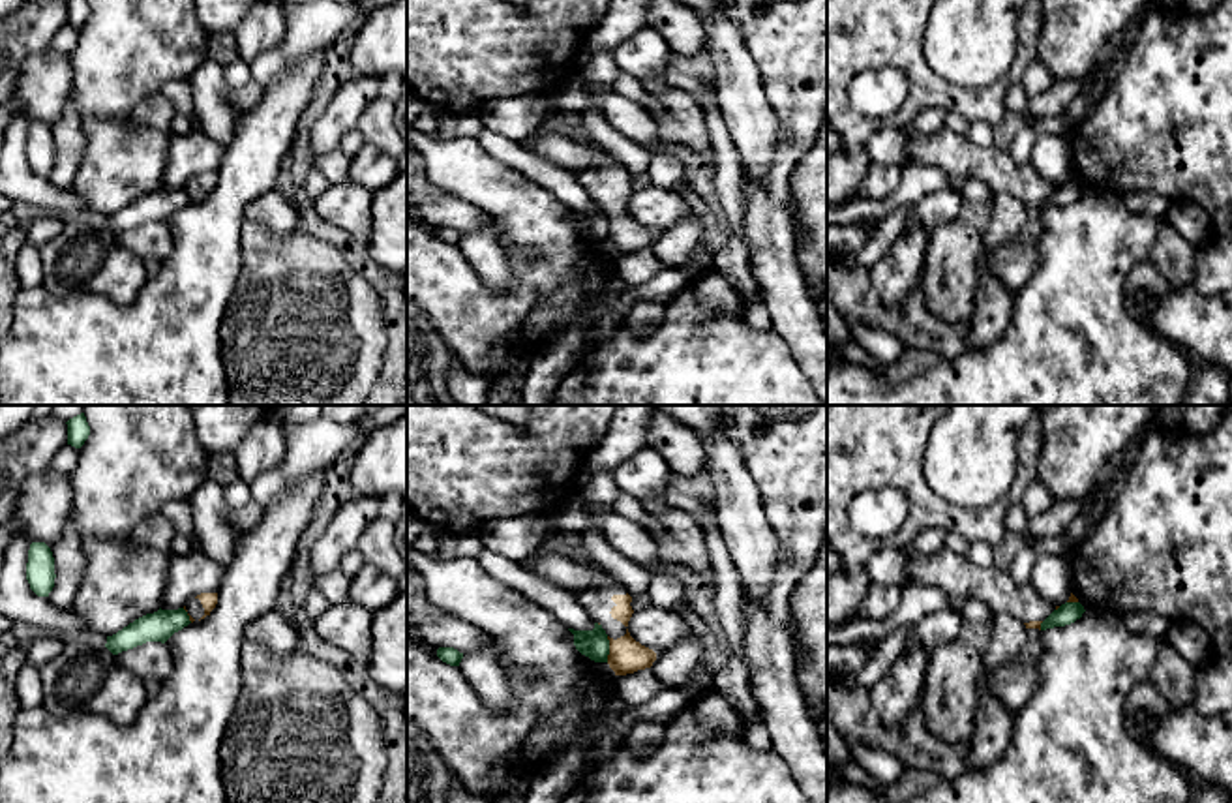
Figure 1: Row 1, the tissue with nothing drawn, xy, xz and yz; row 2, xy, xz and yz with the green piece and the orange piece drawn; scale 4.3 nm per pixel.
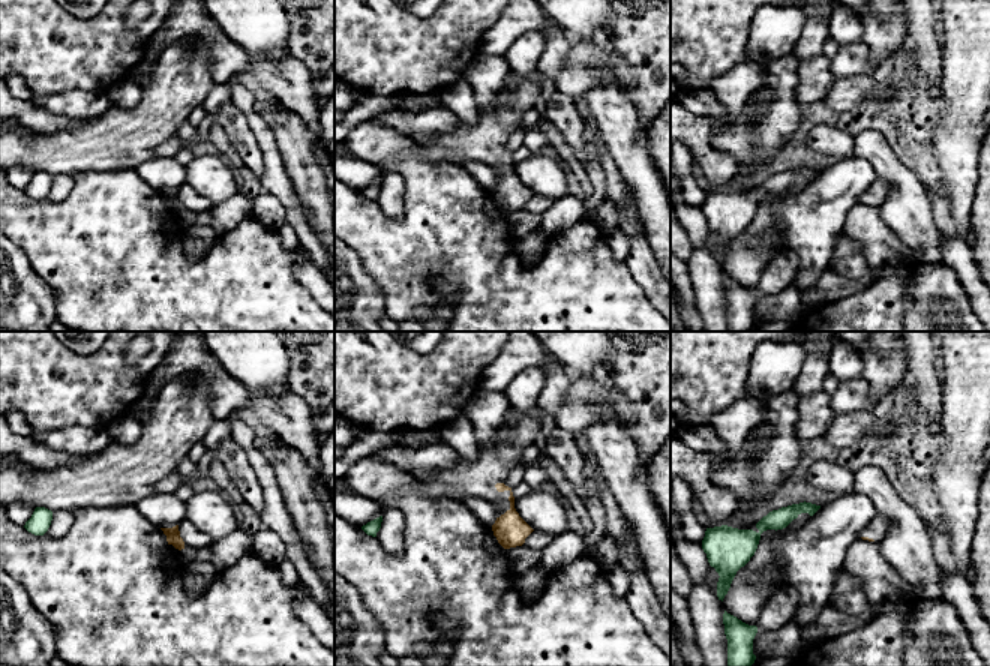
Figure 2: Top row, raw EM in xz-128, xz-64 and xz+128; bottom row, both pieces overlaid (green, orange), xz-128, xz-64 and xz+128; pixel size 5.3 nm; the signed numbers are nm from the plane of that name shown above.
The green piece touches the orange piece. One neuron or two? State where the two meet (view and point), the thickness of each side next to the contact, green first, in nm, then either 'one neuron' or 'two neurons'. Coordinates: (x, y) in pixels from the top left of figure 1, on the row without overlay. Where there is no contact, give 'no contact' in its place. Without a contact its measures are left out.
meets green in xz at (608, 229); 120 nm thick on the green side, 150 nm on the other; two neurons

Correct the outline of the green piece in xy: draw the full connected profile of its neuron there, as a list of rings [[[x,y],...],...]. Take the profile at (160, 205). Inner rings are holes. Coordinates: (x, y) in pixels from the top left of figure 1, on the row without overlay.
[[[184,188],[178,189],[158,189],[154,193],[146,193],[113,216],[107,216],[105,227],[118,235],[122,231],[133,229],[146,221],[161,221],[165,223],[174,212],[188,206],[189,195]]]

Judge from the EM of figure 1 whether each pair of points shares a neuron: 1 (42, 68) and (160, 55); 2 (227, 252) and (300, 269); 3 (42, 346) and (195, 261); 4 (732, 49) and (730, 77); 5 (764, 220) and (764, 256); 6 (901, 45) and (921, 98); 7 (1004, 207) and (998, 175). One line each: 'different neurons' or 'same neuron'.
1: different neurons
2: different neurons
3: same neuron
4: same neuron
5: same neuron
6: same neuron
7: different neurons

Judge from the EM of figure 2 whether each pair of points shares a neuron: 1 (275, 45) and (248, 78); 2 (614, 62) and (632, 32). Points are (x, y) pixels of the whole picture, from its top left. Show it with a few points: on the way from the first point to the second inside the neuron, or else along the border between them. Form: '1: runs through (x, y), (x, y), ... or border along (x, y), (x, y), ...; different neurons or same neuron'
1: border along (287, 54), (279, 57), (249, 56); different neurons
2: border along (605, 44), (632, 68), (633, 87); different neurons

